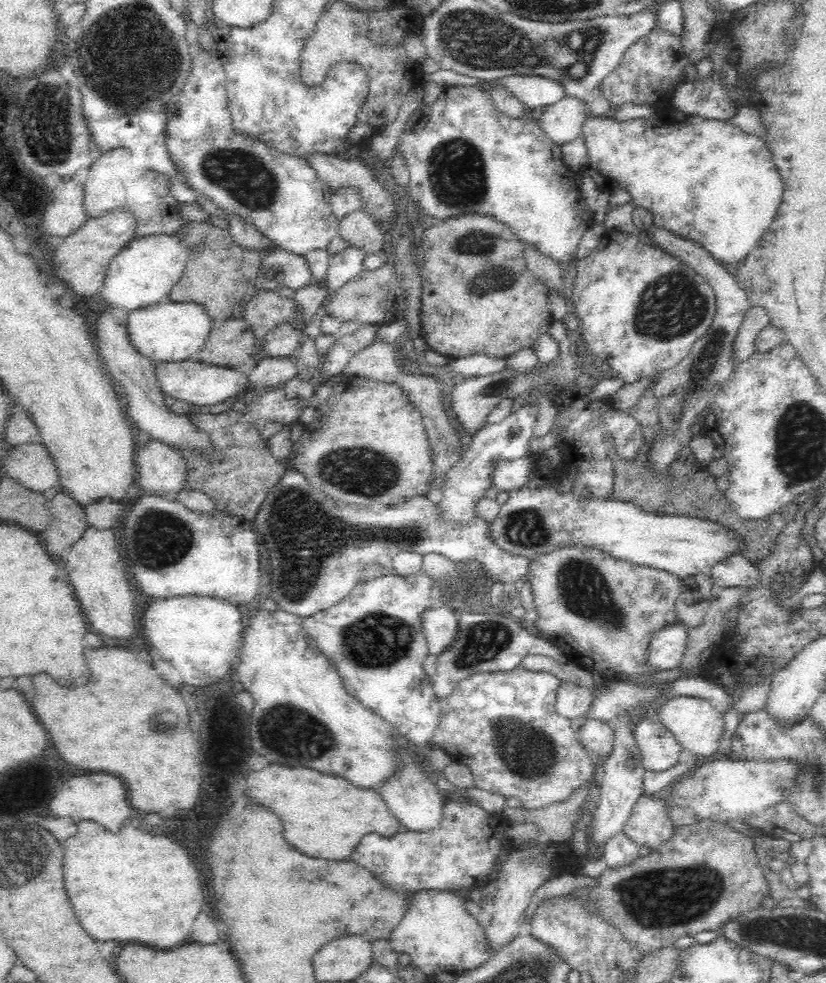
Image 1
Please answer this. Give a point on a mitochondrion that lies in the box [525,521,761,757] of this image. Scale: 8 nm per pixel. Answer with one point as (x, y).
(584, 591)

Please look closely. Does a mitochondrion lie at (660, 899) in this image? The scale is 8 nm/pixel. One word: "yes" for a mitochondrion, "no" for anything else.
yes

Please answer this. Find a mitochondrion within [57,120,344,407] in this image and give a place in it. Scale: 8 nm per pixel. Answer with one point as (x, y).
(244, 176)

